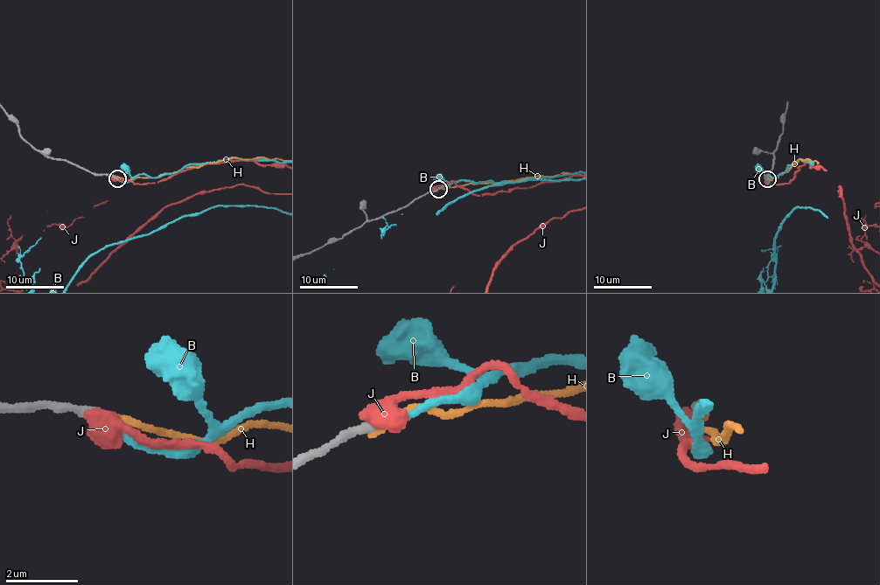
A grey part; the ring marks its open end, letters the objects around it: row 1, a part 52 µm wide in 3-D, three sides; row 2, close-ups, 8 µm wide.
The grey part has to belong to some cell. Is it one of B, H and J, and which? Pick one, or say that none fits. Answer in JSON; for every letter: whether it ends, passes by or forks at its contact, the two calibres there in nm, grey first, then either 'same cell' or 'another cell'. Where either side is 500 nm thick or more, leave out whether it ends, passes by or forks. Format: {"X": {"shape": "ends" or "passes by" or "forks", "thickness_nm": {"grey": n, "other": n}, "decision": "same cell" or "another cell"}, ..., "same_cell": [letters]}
{"B": {"shape": "ends", "thickness_nm": {"grey": 240, "other": 200}, "decision": "same cell"}, "H": {"shape": "ends", "thickness_nm": {"grey": 320, "other": 220}, "decision": "another cell"}, "J": {"thickness_nm": {"grey": 320, "other": 650}, "decision": "another cell"}, "same_cell": ["B"]}

